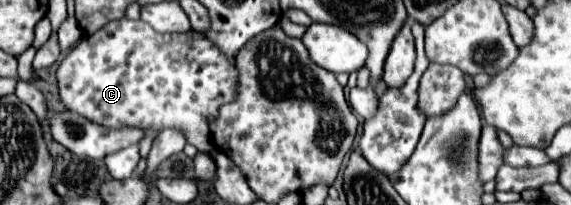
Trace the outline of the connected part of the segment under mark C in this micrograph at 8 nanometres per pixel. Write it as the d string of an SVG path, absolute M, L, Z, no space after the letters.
M127 17L109 21L97 33L79 41L57 69L57 87L59 99L67 111L73 111L101 127L107 129L177 129L185 135L187 143L197 147L197 151L211 151L211 135L209 135L209 117L217 117L219 109L225 103L233 103L237 99L237 83L239 71L229 57L225 57L217 45L213 45L203 33L187 31L187 33L157 33L145 21L131 21Z

